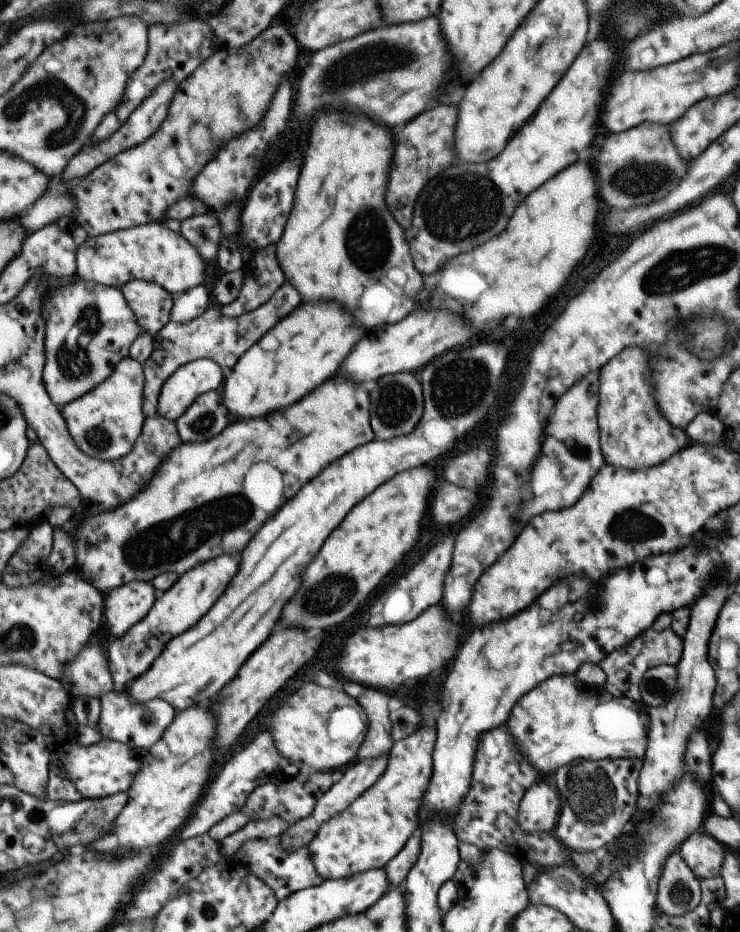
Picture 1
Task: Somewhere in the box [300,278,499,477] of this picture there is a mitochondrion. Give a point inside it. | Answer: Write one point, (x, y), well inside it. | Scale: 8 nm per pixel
(445, 375)

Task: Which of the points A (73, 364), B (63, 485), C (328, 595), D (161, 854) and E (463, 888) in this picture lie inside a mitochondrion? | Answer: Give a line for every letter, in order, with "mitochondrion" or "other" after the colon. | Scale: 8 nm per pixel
A: mitochondrion
B: other
C: mitochondrion
D: other
E: other

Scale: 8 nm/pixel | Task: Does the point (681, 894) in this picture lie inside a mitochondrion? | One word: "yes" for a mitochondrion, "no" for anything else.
yes

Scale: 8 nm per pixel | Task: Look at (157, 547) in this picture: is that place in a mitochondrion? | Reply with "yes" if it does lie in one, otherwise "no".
yes

